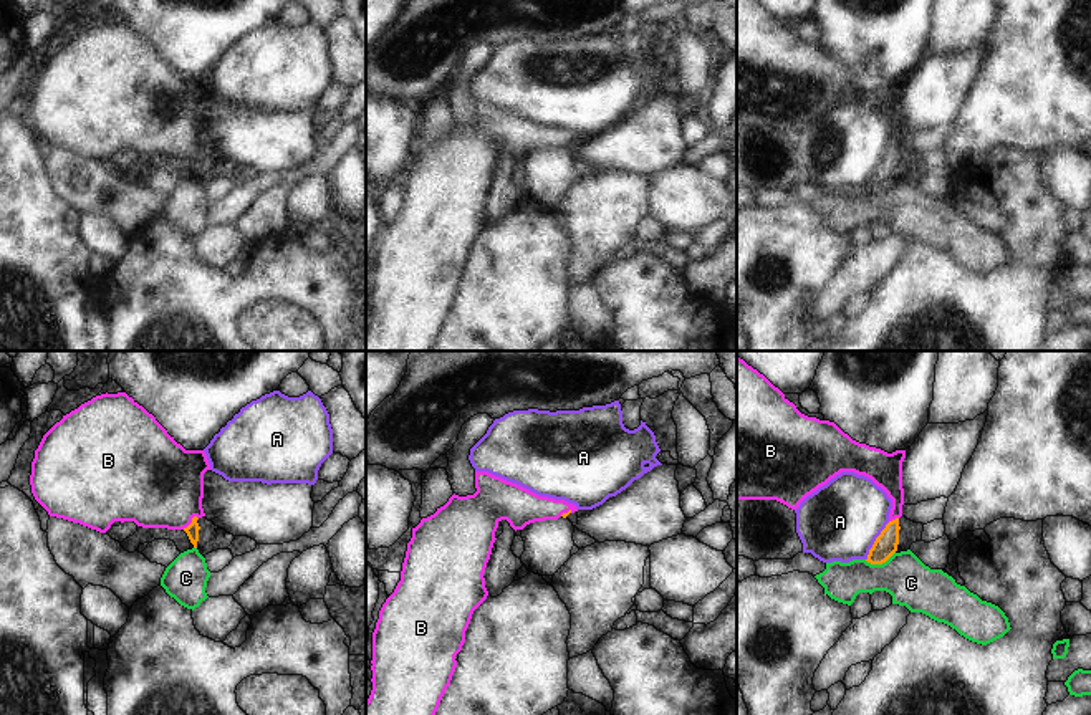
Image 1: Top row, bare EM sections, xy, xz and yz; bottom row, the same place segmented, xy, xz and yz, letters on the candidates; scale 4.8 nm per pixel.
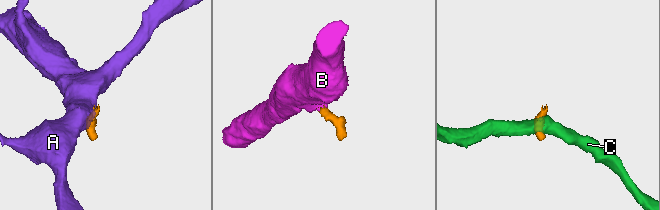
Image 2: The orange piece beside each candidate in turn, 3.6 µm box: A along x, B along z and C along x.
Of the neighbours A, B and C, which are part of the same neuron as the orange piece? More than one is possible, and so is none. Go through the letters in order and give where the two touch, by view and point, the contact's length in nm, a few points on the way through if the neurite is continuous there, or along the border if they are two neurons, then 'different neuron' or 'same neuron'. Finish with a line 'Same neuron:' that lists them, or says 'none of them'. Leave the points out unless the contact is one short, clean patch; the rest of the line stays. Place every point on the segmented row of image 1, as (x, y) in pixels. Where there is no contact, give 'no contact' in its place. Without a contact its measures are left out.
A: yz (874, 542) | 220 nm | along yz (889, 522), (876, 538), (866, 560) | different neuron
B: xy (192, 522) | 100 nm | across xy (192, 530), (192, 522), (158, 484) | same neuron
C: yz (879, 563) | 160 nm | along yz (894, 551), (881, 563), (868, 563), (865, 560) | different neuron
Same neuron: B

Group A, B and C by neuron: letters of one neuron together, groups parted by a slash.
A / B / C

